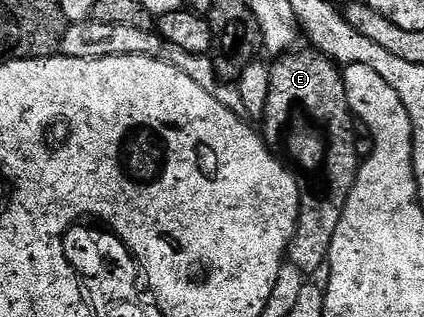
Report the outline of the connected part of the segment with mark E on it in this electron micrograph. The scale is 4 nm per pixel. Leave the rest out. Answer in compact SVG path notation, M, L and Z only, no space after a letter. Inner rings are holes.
M300 50L285 53L271 64L269 97L266 101L262 124L264 124L265 132L273 131L282 125L288 106L294 105L295 102L304 102L305 106L313 110L316 119L324 123L324 139L333 145L328 166L326 166L326 179L329 184L323 182L313 187L305 186L300 192L300 222L296 225L296 236L292 238L286 256L287 262L295 265L299 271L311 273L327 264L334 229L338 229L338 221L352 192L351 186L340 187L340 182L344 179L344 171L351 172L359 168L362 160L356 154L354 116L346 97L346 85L341 68L331 59L326 58L321 51Z

